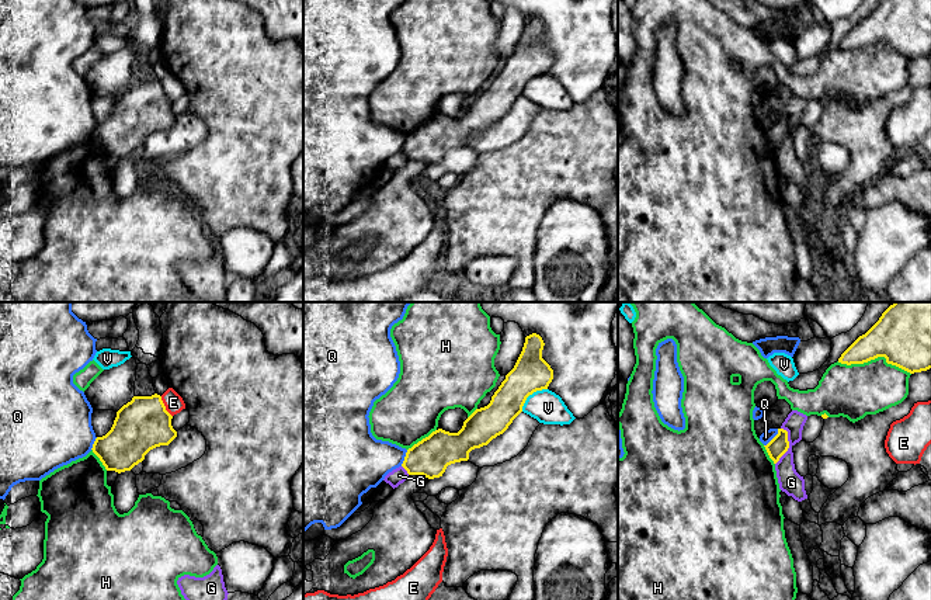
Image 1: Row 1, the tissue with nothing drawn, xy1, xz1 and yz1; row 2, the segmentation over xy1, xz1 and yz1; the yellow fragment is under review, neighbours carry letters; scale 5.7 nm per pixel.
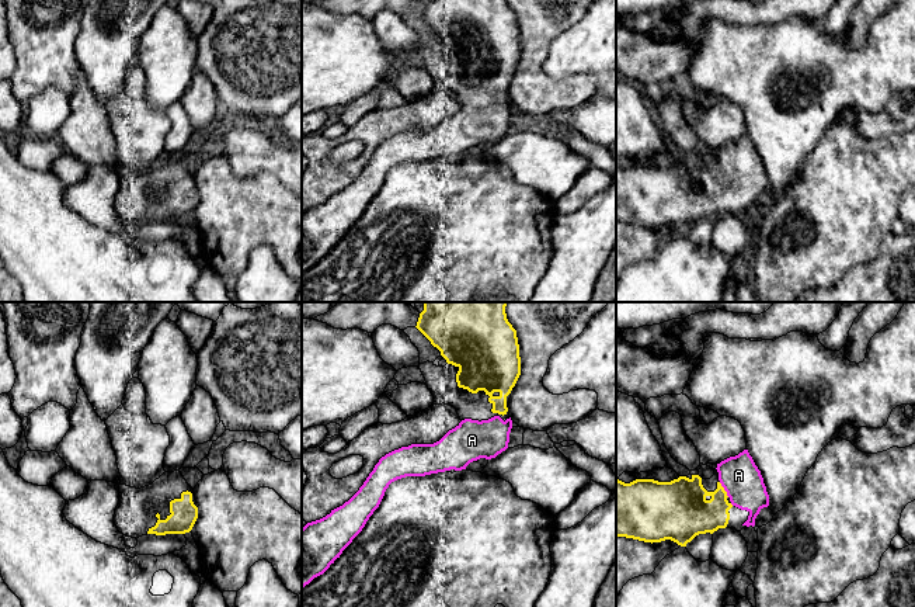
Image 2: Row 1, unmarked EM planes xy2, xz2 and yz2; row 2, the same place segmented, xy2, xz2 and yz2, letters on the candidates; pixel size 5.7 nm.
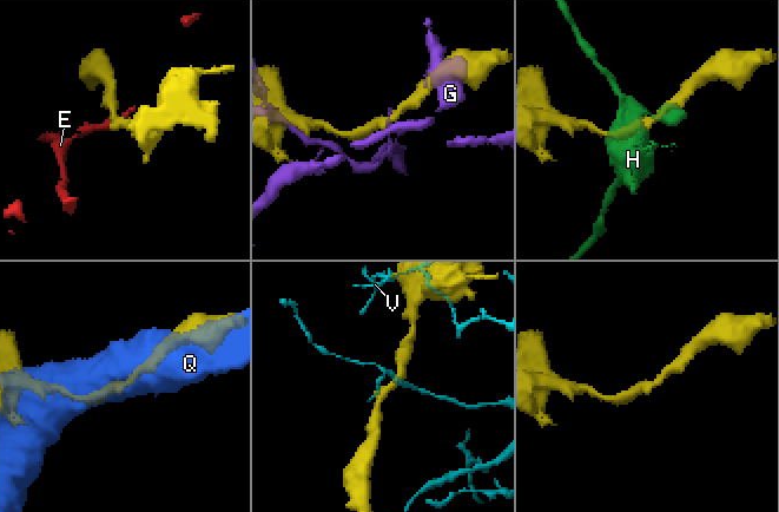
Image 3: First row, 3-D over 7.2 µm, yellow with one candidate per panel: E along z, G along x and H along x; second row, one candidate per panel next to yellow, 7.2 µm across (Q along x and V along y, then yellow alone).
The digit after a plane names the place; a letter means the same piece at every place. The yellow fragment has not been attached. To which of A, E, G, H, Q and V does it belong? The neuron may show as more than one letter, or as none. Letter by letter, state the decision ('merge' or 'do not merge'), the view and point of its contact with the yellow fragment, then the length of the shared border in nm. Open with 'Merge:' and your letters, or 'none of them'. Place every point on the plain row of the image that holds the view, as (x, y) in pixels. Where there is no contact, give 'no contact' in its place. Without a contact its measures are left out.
Merge: A
A: merge; contact yz2 (723, 174); length 110 nm
E: do not merge; contact xy1 (164, 92); length 140 nm
G: do not merge; contact yz1 (788, 131); length 220 nm
H: do not merge; contact yz1 (875, 42); length 440 nm
Q: do not merge; contact yz1 (774, 122); length 130 nm
V: do not merge; contact xz1 (530, 79); length 200 nm

